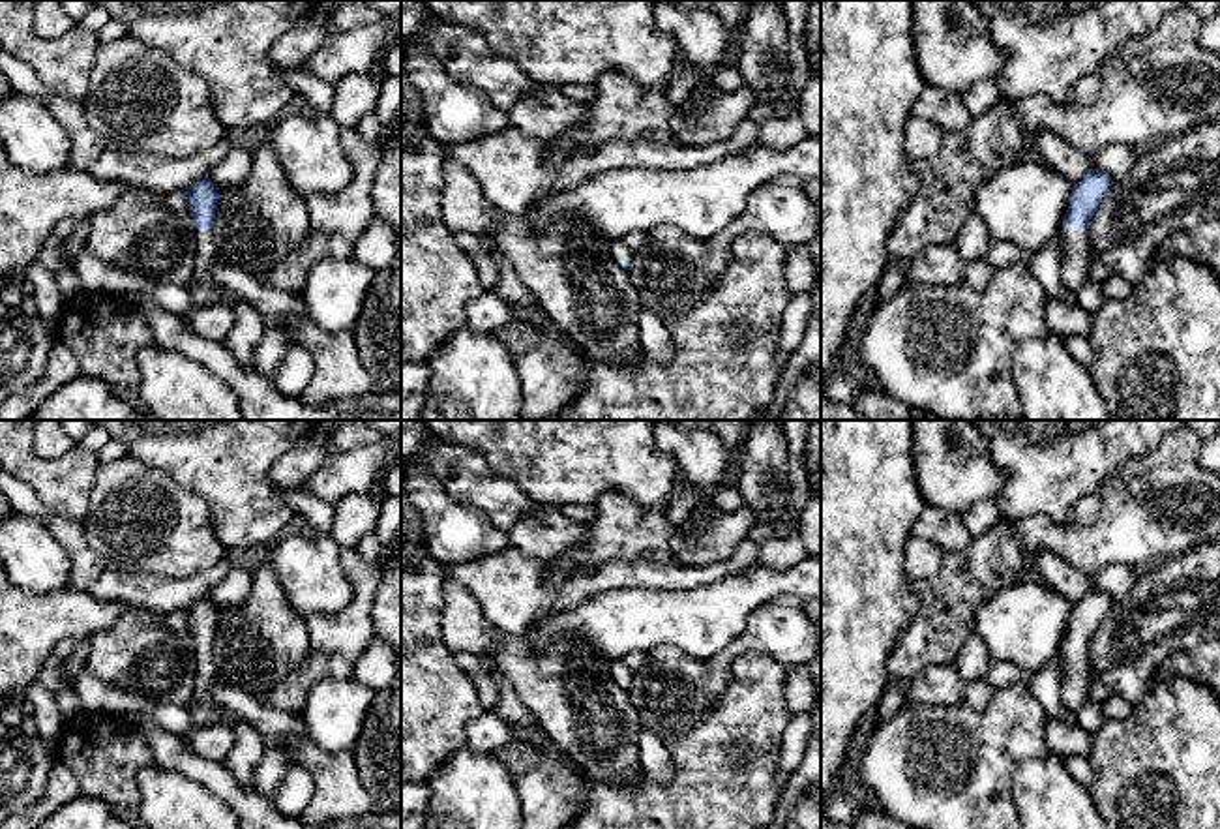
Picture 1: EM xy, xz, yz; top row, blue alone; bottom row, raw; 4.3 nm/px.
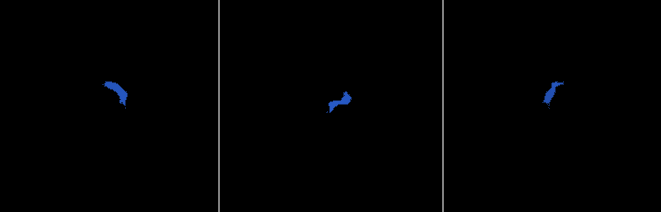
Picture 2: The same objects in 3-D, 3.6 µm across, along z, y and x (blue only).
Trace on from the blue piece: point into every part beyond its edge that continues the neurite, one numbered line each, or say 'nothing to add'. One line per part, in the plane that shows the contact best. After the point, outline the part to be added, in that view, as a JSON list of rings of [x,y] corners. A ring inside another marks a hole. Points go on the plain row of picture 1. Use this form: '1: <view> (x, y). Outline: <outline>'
1: yz (1074, 689). Outline: [[[1063,645],[1061,700],[1066,709],[1078,713],[1089,700],[1089,655],[1087,649]]]

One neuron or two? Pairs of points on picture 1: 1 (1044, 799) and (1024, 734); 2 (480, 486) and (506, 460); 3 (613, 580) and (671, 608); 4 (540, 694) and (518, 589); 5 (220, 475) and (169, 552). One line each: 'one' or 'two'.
1: two
2: two
3: two
4: two
5: two

